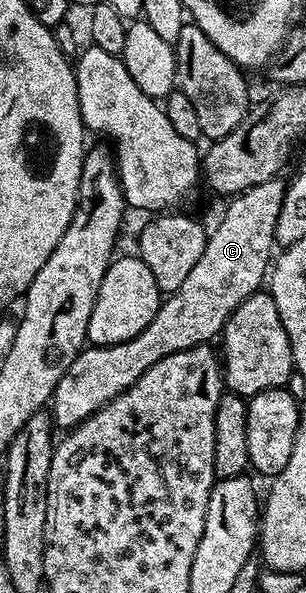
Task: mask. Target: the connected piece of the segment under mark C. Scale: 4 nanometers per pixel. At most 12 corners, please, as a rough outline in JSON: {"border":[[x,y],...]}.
{"border":[[285,181],[235,195],[138,336],[81,350],[75,428],[158,360],[211,343],[267,277]]}

